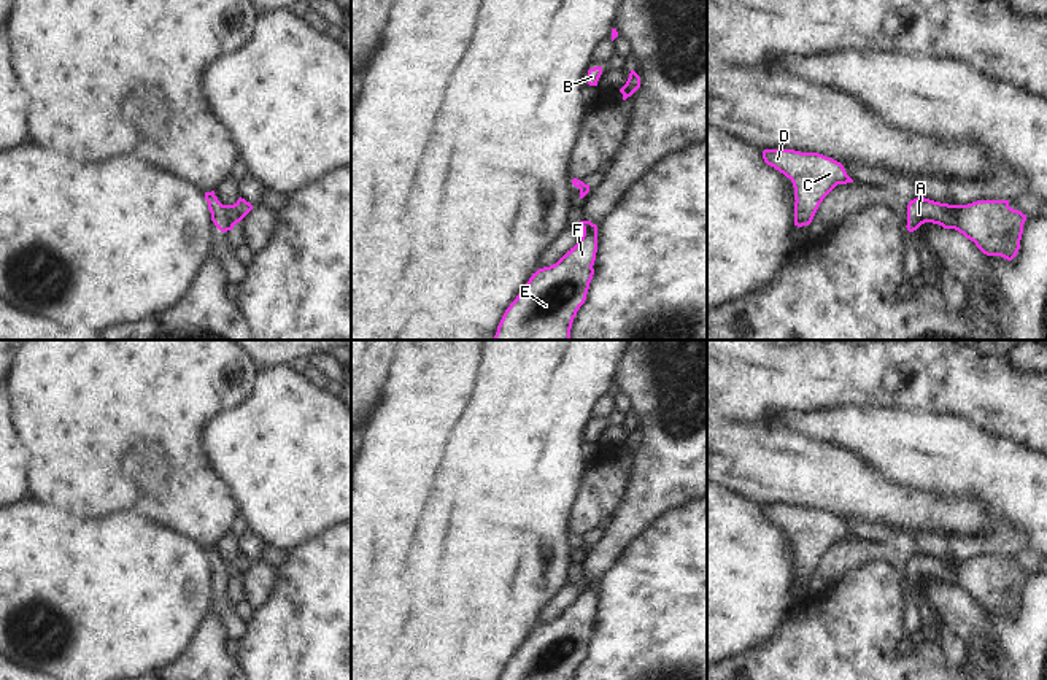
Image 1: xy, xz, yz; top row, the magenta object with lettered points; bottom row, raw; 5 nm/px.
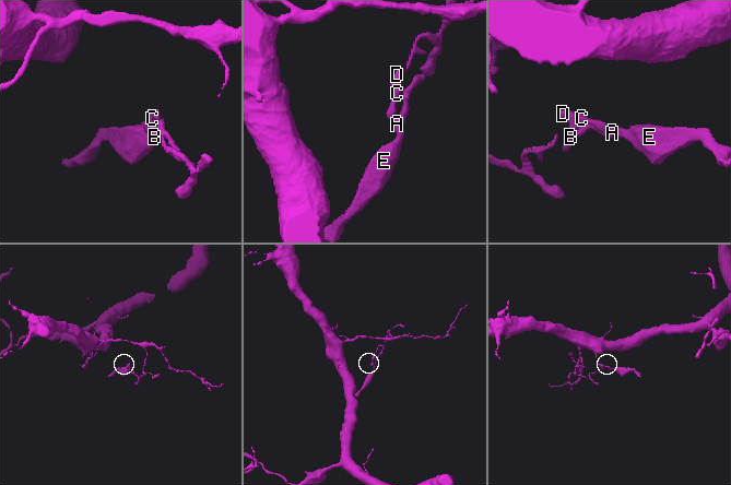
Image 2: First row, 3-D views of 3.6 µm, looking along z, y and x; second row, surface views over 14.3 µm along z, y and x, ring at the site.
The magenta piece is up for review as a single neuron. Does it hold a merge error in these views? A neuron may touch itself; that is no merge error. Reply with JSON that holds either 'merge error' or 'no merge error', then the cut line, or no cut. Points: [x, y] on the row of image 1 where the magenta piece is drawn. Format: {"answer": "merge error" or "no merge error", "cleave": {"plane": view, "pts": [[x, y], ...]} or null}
{"answer": "merge error", "cleave": {"plane": "xy", "pts": [[221, 205], [229, 229]]}}

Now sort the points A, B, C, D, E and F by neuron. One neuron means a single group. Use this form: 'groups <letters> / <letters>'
groups A E F / B C D

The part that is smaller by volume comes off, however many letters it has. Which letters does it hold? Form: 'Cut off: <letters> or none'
Cut off: A, E, F

